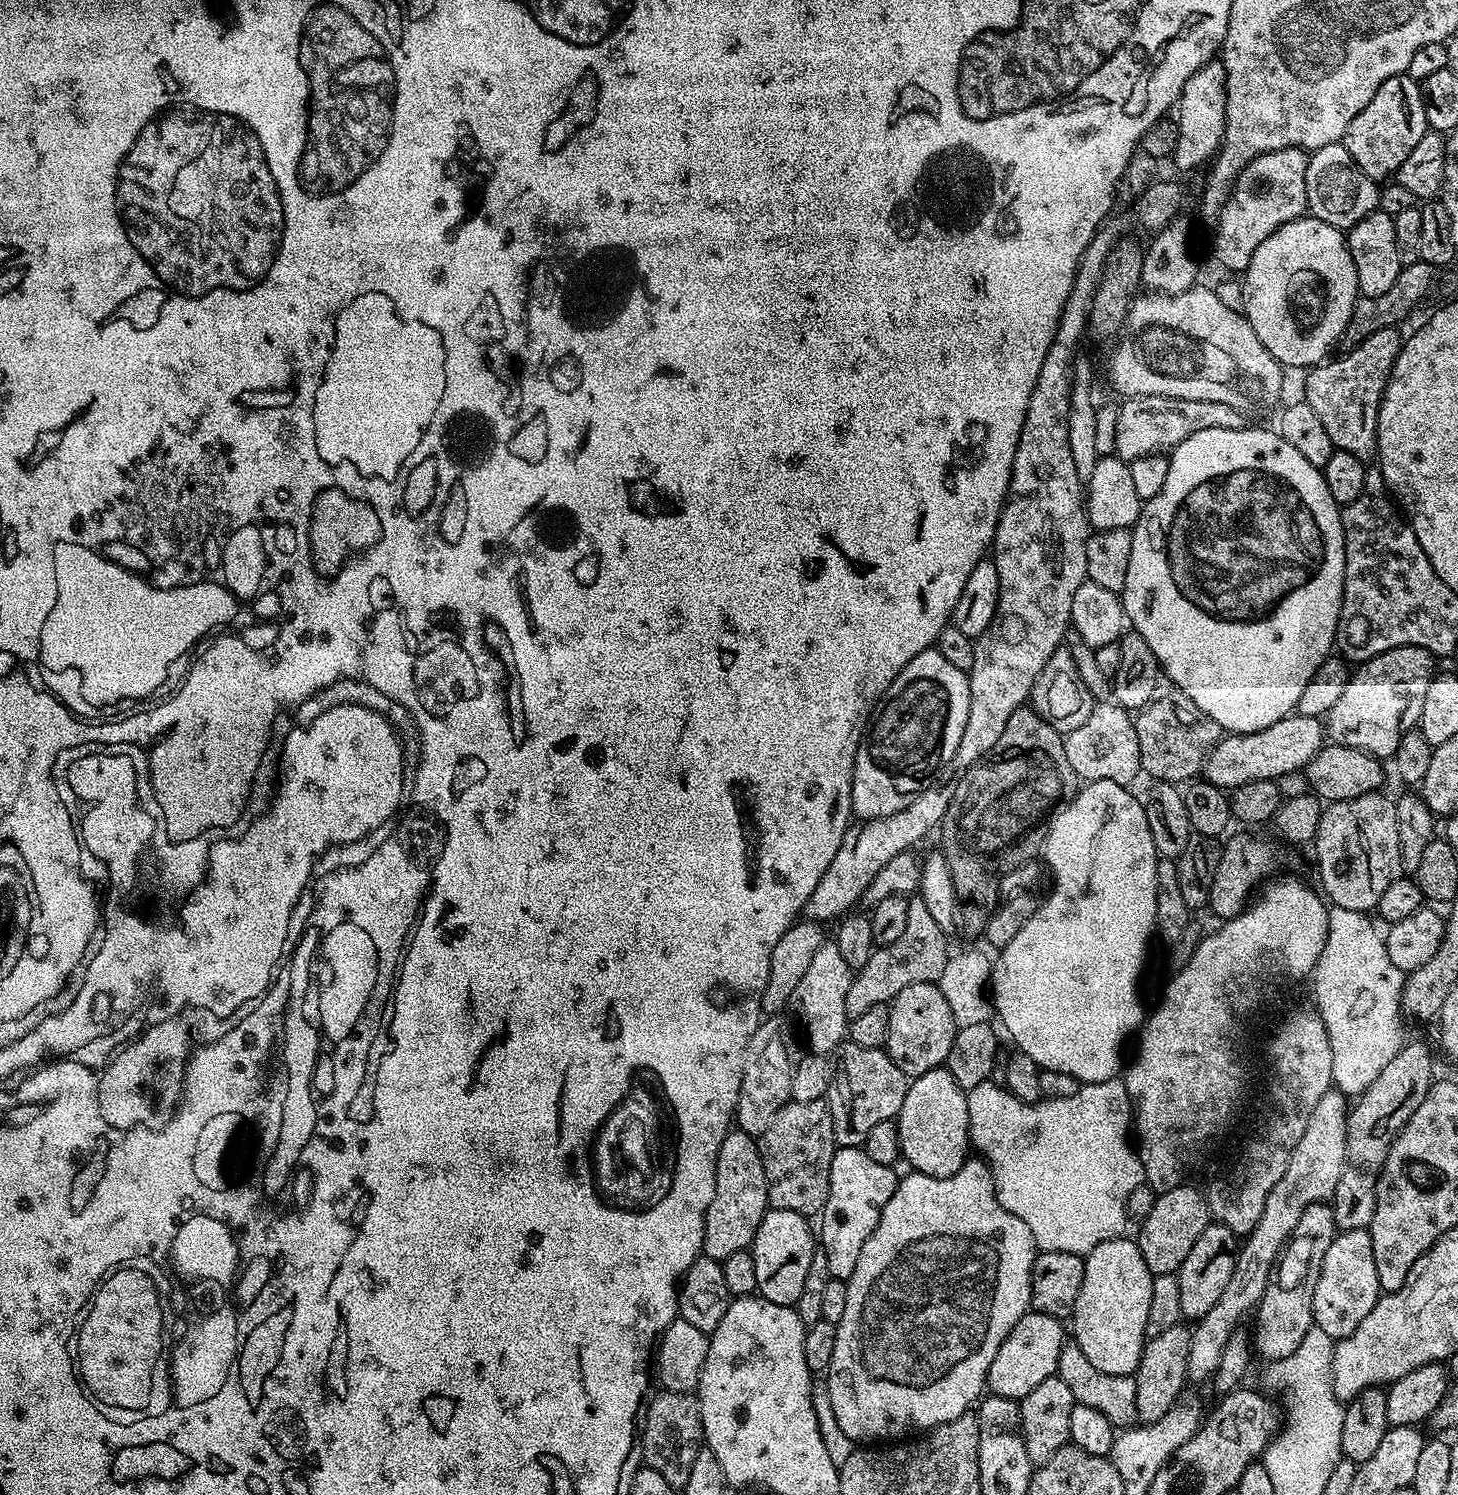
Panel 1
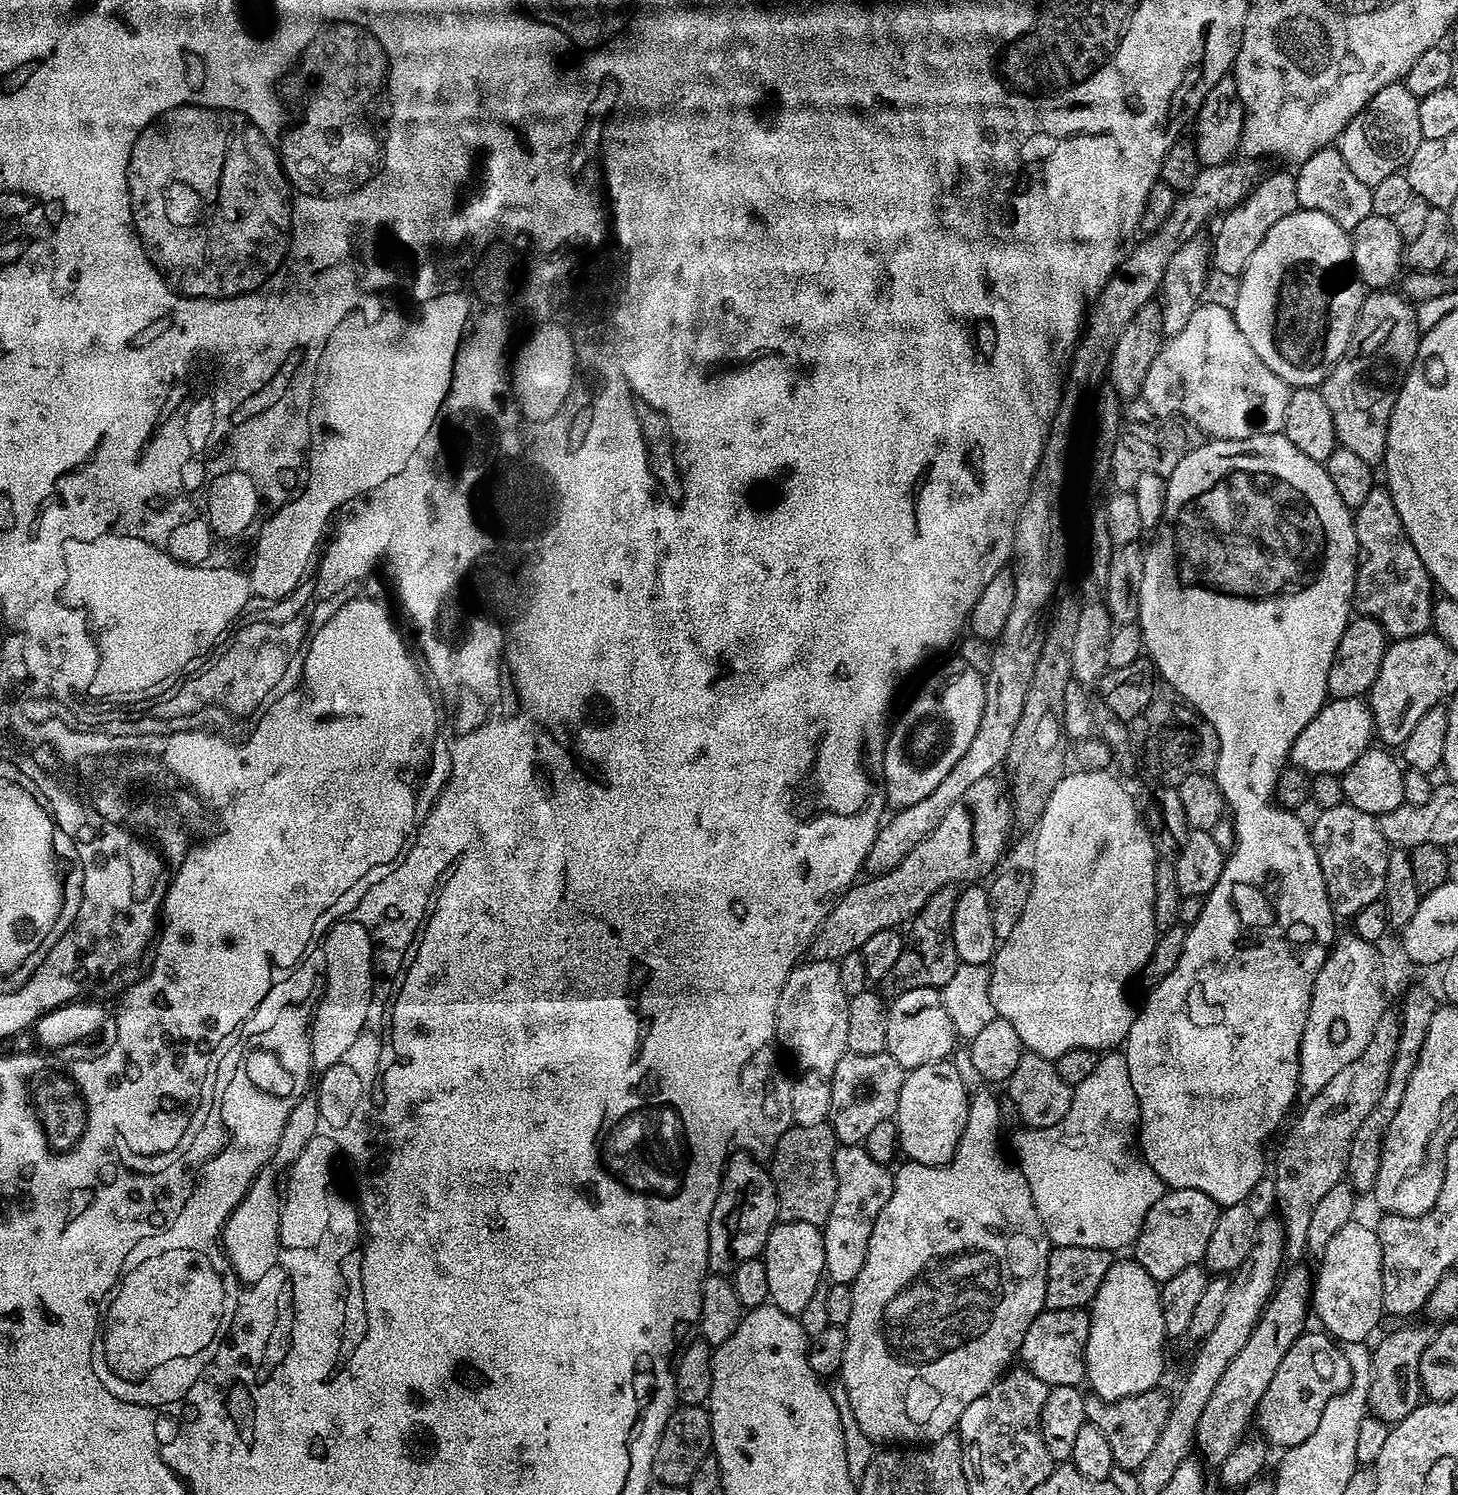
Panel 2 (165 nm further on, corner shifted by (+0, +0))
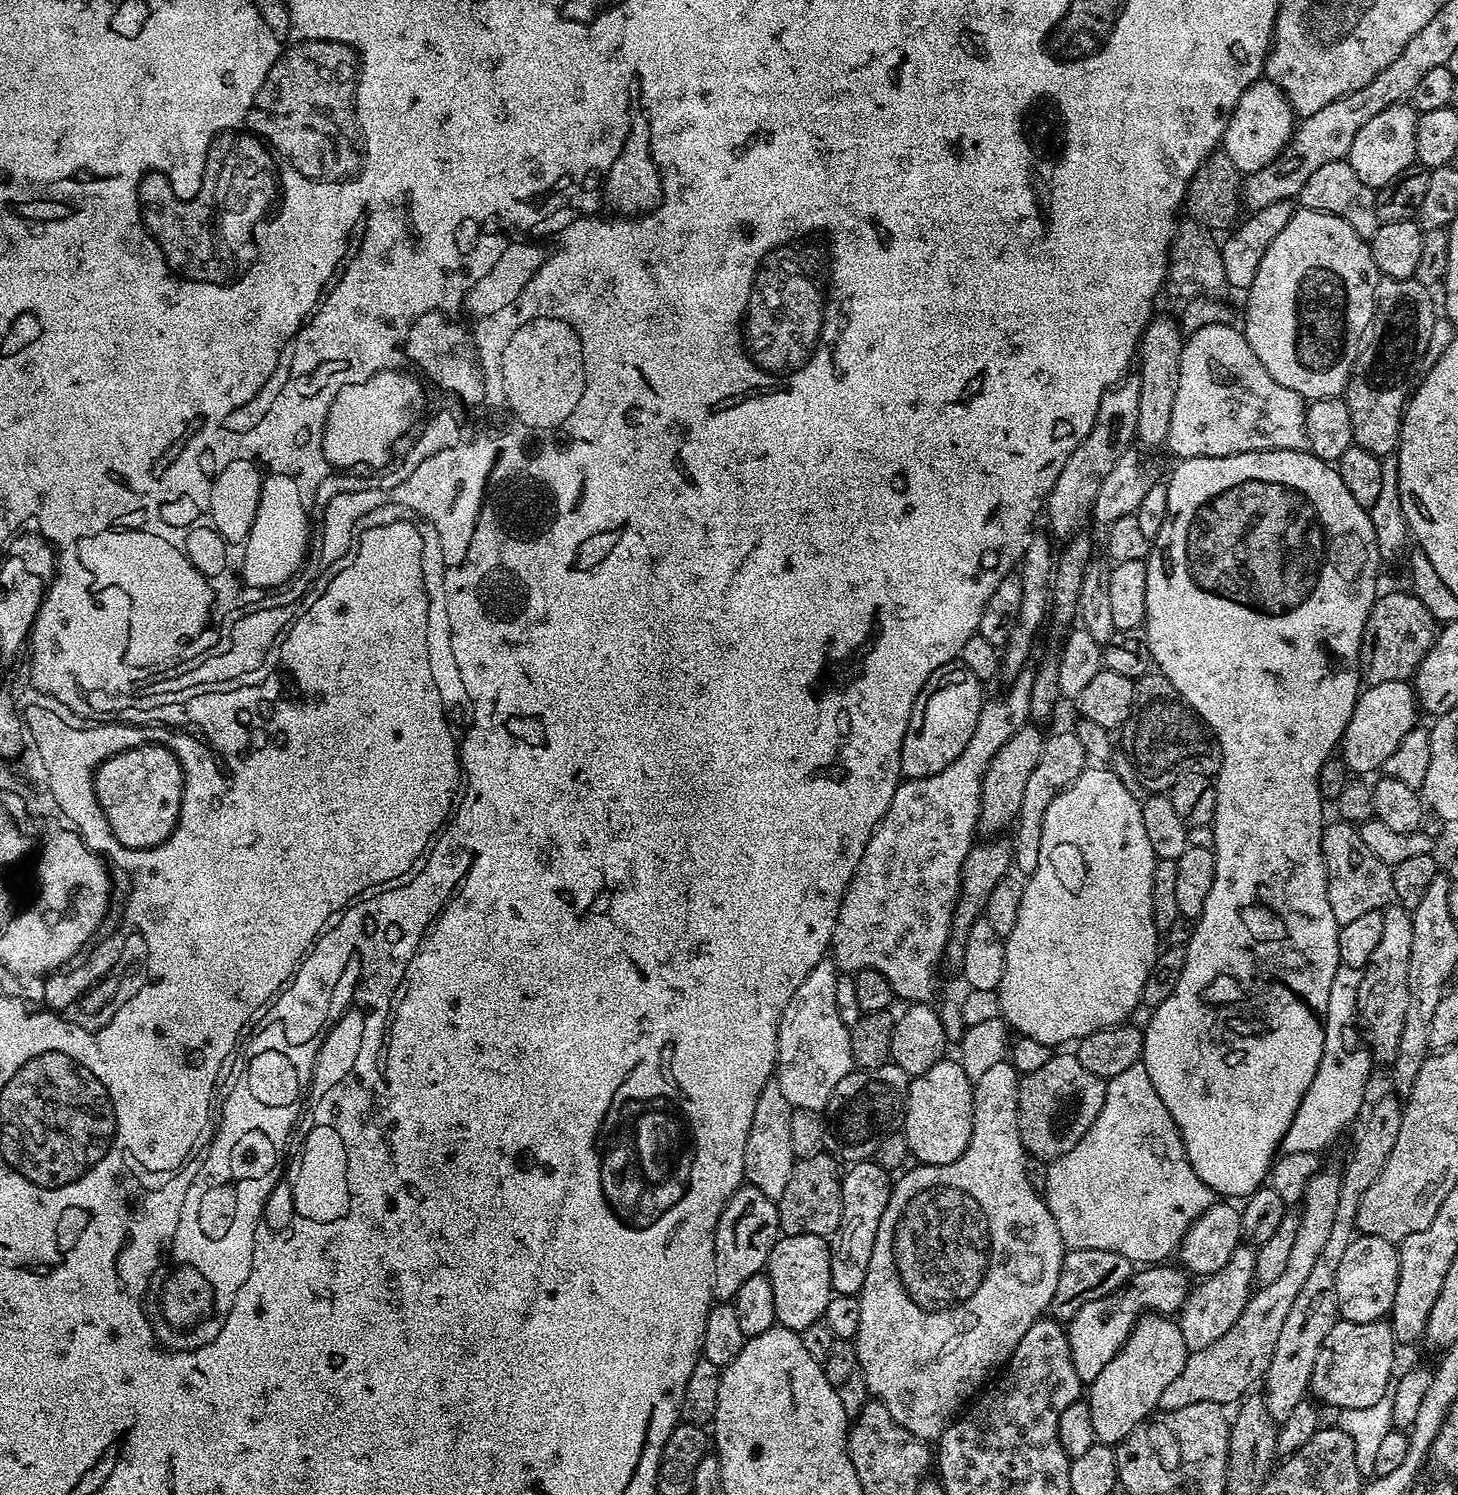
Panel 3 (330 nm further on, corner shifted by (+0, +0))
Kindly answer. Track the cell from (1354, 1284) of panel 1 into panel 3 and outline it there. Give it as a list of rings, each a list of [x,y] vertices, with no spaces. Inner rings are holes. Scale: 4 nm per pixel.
[[[1357,1235],[1346,1246],[1336,1279],[1336,1310],[1341,1320],[1374,1322],[1391,1313],[1394,1294],[1398,1290],[1400,1253],[1397,1245],[1386,1238]]]

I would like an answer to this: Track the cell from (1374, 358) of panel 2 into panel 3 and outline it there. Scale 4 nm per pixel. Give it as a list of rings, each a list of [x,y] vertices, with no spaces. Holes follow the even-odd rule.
[[[1382,278],[1376,287],[1376,313],[1372,324],[1364,333],[1360,352],[1348,379],[1346,399],[1350,410],[1350,426],[1355,447],[1370,450],[1370,454],[1383,457],[1395,453],[1400,442],[1400,423],[1404,420],[1404,409],[1413,387],[1412,371],[1423,361],[1426,346],[1430,343],[1430,330],[1434,330],[1438,319],[1438,308],[1432,305],[1433,293],[1414,278],[1410,280],[1389,280]]]

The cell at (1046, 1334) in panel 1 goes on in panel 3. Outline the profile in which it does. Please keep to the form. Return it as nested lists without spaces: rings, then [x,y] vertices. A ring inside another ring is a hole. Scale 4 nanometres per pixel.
[[[1161,1262],[1155,1266],[1144,1266],[1117,1292],[1106,1294],[1094,1302],[1086,1302],[1078,1314],[1067,1321],[1068,1349],[1074,1362],[1074,1370],[1082,1382],[1090,1382],[1102,1374],[1106,1362],[1122,1350],[1124,1343],[1136,1328],[1136,1321],[1145,1314],[1179,1313],[1184,1299],[1190,1291],[1189,1273],[1179,1266]]]

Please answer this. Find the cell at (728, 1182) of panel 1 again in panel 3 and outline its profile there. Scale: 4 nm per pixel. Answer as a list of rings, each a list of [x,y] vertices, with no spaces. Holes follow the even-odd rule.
[[[741,1186],[724,1203],[724,1209],[718,1218],[714,1238],[716,1274],[712,1278],[713,1301],[730,1302],[736,1297],[746,1278],[761,1275],[765,1271],[770,1250],[776,1245],[781,1235],[780,1209],[777,1201],[766,1198],[762,1190]]]

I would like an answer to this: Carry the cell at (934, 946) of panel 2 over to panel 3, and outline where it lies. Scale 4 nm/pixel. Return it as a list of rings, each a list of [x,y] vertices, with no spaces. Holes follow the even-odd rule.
[[[984,838],[973,843],[972,848],[966,854],[966,862],[962,862],[962,874],[960,875],[960,898],[956,901],[956,909],[952,912],[952,929],[948,935],[948,945],[944,951],[943,963],[959,969],[964,963],[964,951],[970,934],[970,926],[974,926],[976,920],[984,914],[986,902],[990,902],[990,893],[994,886],[1002,882],[1004,876],[1009,875],[1013,867],[1013,841],[1006,838]]]

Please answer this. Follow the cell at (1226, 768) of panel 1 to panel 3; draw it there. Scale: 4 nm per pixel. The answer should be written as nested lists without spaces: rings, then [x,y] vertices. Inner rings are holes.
[[[1408,680],[1365,687],[1356,698],[1354,714],[1350,714],[1350,722],[1346,722],[1346,730],[1338,745],[1339,759],[1344,761],[1349,773],[1379,773],[1386,758],[1394,754],[1398,742],[1402,742],[1402,738],[1406,738],[1406,734],[1417,727],[1416,712],[1418,713],[1418,701],[1413,685]]]

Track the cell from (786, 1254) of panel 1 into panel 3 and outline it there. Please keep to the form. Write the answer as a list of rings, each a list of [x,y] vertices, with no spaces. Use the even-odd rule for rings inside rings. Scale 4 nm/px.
[[[814,1234],[781,1235],[770,1250],[766,1275],[774,1290],[776,1324],[801,1333],[806,1326],[822,1319],[826,1306],[834,1294],[830,1282],[829,1241]]]

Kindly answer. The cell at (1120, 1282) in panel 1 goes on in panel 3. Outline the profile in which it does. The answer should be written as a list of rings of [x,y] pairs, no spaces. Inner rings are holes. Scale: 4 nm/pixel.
[[[1148,1314],[1137,1320],[1136,1328],[1122,1350],[1106,1362],[1102,1374],[1098,1374],[1098,1378],[1090,1381],[1086,1388],[1086,1403],[1097,1441],[1115,1446],[1141,1427],[1157,1411],[1162,1390],[1182,1374],[1188,1353],[1182,1330],[1175,1319],[1164,1314]]]

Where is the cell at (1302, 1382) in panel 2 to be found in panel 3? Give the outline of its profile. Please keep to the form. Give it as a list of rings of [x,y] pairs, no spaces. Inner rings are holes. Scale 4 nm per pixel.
[[[1337,1319],[1330,1334],[1326,1334],[1326,1342],[1322,1342],[1322,1350],[1318,1350],[1318,1362],[1314,1362],[1310,1385],[1311,1395],[1316,1395],[1315,1399],[1321,1405],[1329,1404],[1335,1410],[1374,1406],[1378,1398],[1389,1395],[1394,1380],[1392,1348],[1391,1323],[1375,1320],[1363,1324]]]

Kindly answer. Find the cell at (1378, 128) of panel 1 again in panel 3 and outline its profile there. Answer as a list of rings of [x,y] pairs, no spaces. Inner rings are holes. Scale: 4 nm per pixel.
[[[1411,103],[1395,104],[1382,110],[1382,114],[1374,114],[1374,118],[1370,118],[1370,122],[1366,122],[1366,126],[1362,126],[1362,130],[1358,130],[1346,159],[1348,165],[1354,170],[1354,174],[1358,174],[1358,178],[1362,178],[1362,182],[1366,182],[1366,186],[1378,190],[1389,184],[1394,178],[1398,178],[1398,174],[1402,174],[1402,170],[1417,163],[1416,147],[1414,146],[1417,115],[1417,112],[1412,109]]]

